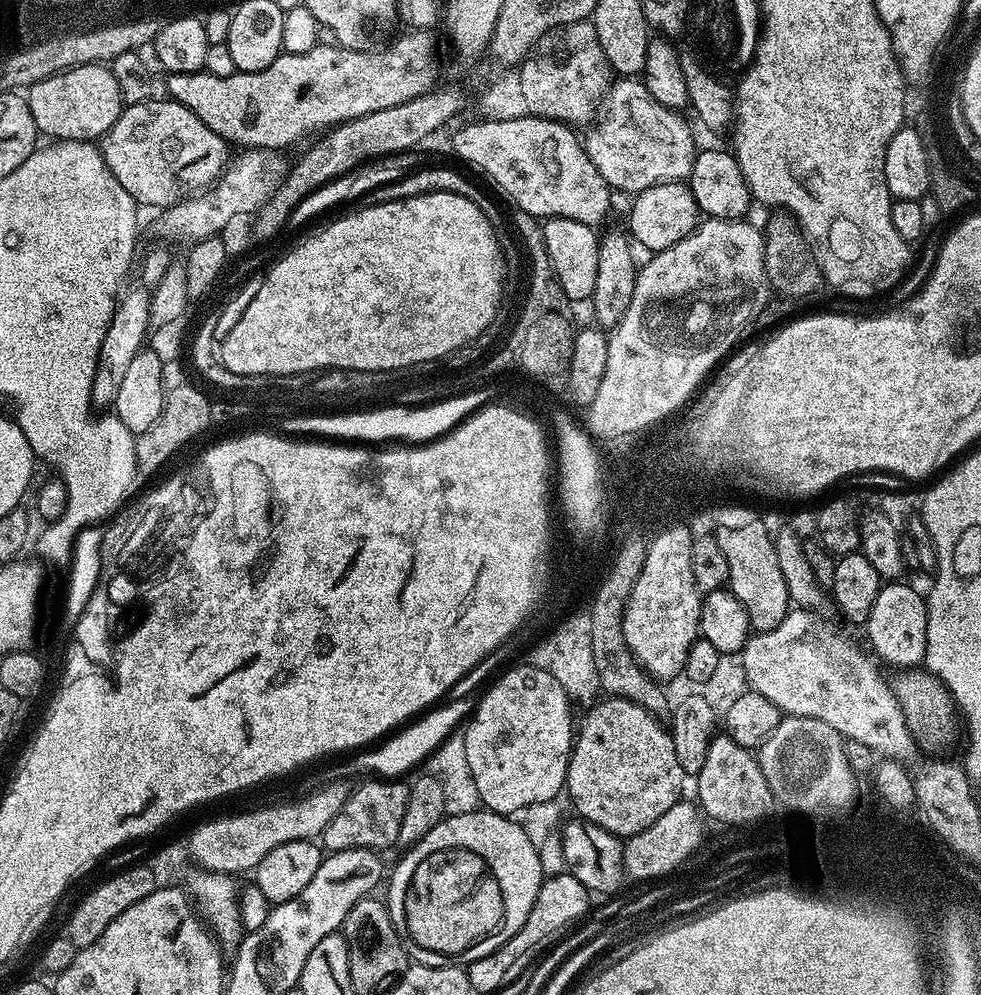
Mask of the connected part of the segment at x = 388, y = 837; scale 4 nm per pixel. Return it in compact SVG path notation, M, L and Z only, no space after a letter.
M368 778L348 793L346 802L322 833L322 844L329 853L355 848L381 850L395 845L398 829L402 827L402 813L406 810L408 784L396 778Z

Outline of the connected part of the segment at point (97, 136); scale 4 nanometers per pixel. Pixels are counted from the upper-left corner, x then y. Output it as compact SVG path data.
M103 63L77 64L54 76L39 81L29 87L26 92L26 99L30 106L30 114L34 114L34 126L41 137L57 140L83 140L85 142L99 141L111 128L114 122L120 117L125 107L120 97L118 81L114 78L111 67Z

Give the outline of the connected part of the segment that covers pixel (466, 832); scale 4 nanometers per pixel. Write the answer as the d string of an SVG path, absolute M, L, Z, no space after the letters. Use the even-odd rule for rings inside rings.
M477 810L457 816L445 815L444 820L438 822L438 826L434 826L434 830L430 830L430 834L426 834L405 852L408 853L397 862L396 869L393 870L392 877L388 880L388 896L386 895L388 913L394 922L400 941L404 943L404 949L408 951L409 957L415 963L434 966L435 968L450 966L451 964L467 966L474 963L478 958L486 958L486 954L498 950L498 946L505 944L522 926L522 922L526 922L526 918L534 906L534 898L538 898L540 883L546 878L542 872L537 849L526 836L524 827L516 825L507 815L498 812Z

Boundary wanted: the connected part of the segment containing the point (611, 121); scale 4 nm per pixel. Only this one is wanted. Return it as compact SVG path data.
M616 78L609 83L608 93L596 109L591 121L592 129L582 136L584 150L590 162L598 168L598 174L608 184L609 189L620 192L639 194L650 186L661 182L680 182L687 179L692 169L693 158L696 153L694 138L689 126L673 109L662 106L638 78Z

